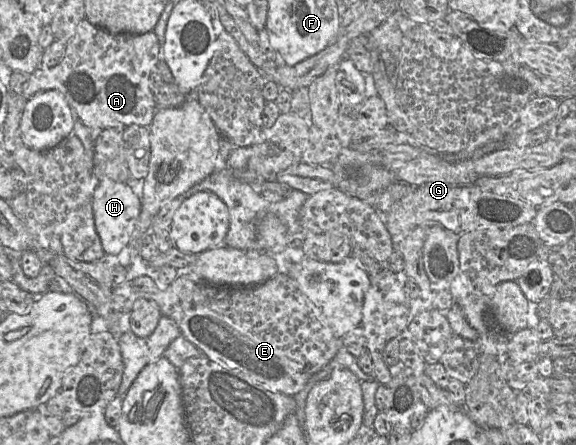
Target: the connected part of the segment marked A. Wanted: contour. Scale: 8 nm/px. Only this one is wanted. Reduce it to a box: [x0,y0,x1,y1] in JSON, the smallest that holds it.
[22,17,159,133]

